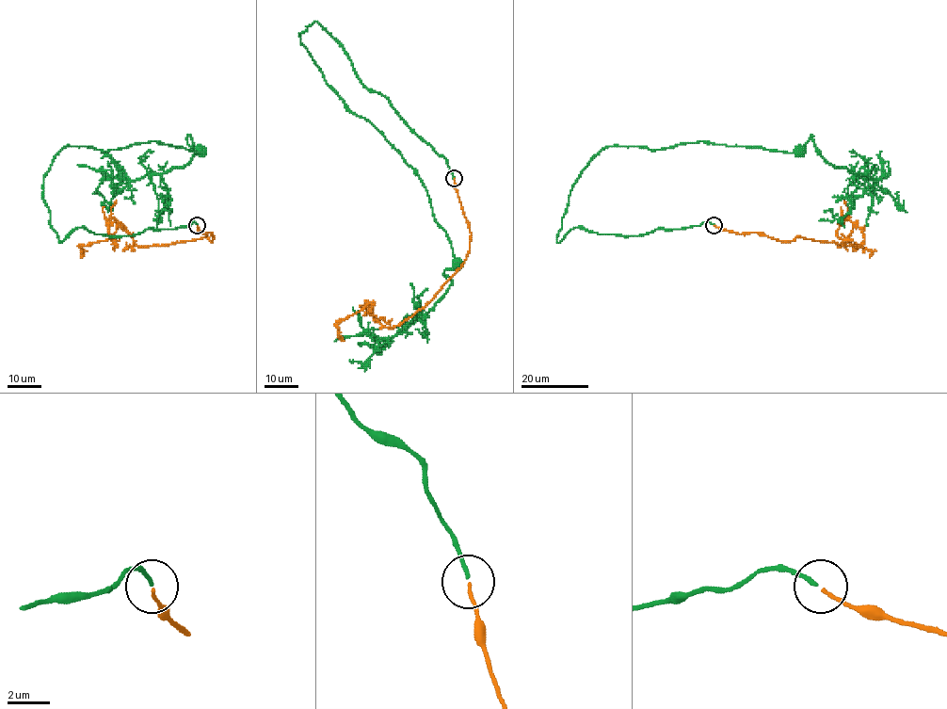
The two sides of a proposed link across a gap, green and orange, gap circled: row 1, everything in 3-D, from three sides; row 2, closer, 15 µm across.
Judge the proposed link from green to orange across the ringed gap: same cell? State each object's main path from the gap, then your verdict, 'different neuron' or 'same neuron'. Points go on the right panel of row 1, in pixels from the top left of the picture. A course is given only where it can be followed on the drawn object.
green via (714, 224), (633, 236), (574, 227), (558, 243), (572, 185), (610, 145), (651, 151), (708, 141), (799, 151) | orange via (714, 225), (787, 241), (800, 237), (861, 246), (862, 231), (846, 218), (837, 236), (875, 251) | same neuron

